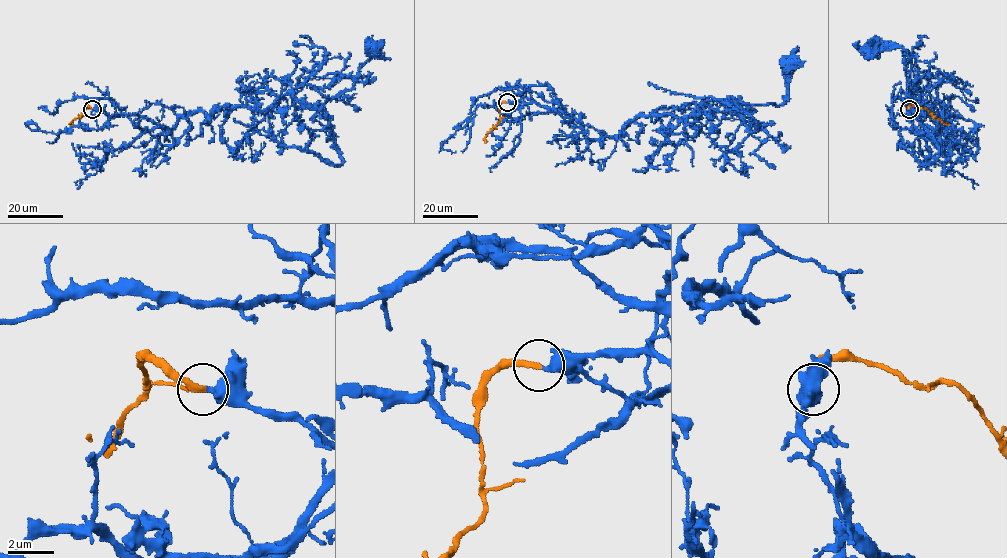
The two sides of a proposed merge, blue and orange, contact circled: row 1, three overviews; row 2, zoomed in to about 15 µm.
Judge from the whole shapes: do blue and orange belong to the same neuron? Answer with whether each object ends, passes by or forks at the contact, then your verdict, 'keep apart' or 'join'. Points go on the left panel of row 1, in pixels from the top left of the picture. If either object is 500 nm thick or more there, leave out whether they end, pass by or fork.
blue passes by; orange ends; join

